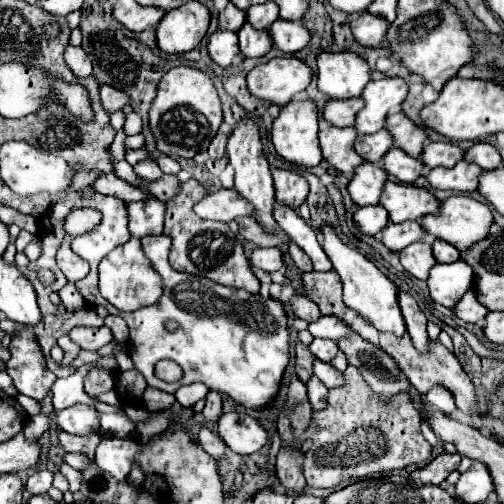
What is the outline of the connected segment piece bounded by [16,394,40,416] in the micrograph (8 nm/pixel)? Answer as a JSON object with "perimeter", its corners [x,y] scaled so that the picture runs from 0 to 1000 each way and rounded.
{"perimeter":[[[36,782],[32,790],[36,790],[36,798],[44,802],[44,810],[48,810],[60,825],[79,821],[79,798],[75,798],[75,794],[63,794],[60,786],[48,786],[48,782]]]}

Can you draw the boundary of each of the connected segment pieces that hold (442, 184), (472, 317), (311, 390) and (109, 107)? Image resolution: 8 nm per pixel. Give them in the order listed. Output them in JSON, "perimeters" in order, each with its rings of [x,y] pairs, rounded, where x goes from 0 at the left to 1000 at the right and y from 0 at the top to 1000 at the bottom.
{"perimeters":[[[[913,317],[901,333],[877,333],[877,329],[857,333],[845,353],[857,365],[857,373],[901,377],[901,381],[940,381],[948,373],[952,345],[956,345],[956,333],[948,333],[948,325]]],[[[933,575],[933,579],[925,579],[925,587],[917,587],[917,595],[905,603],[901,623],[905,623],[913,635],[921,635],[921,639],[952,643],[952,639],[964,631],[968,611],[964,611],[960,603],[952,603],[944,575]]],[[[619,746],[607,766],[611,766],[611,790],[615,790],[619,810],[623,810],[623,813],[647,810],[647,782],[651,782],[651,770],[647,770],[627,746]]],[[[206,167],[198,175],[198,194],[202,194],[202,210],[210,214],[214,226],[222,226],[226,218],[238,218],[250,206],[258,206],[254,187],[246,187],[242,179],[230,179],[226,171],[214,171],[214,167]]]]}

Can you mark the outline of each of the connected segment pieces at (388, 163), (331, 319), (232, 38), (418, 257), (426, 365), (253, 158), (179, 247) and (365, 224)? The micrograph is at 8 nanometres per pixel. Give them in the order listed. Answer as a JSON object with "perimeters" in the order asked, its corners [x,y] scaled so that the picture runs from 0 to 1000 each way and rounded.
{"perimeters":[[[[778,290],[774,302],[762,310],[762,337],[770,345],[786,349],[794,361],[813,361],[817,365],[837,345],[841,325],[837,325],[837,317],[817,313],[802,298]]],[[[639,627],[635,635],[619,639],[619,643],[611,647],[611,655],[615,655],[615,663],[619,663],[623,671],[655,671],[655,675],[663,675],[663,679],[671,679],[679,667],[702,659],[683,635],[675,635],[675,631],[667,631],[667,627]]],[[[440,56],[429,60],[413,79],[413,107],[433,131],[440,135],[456,131],[476,111],[472,67],[460,60],[440,60]]],[[[821,480],[794,500],[794,520],[806,540],[829,556],[849,556],[853,532],[865,524],[853,480]]],[[[754,659],[754,690],[758,690],[766,702],[774,702],[774,706],[790,718],[794,734],[806,742],[806,750],[813,754],[813,762],[817,762],[833,782],[845,782],[861,762],[873,762],[873,766],[881,766],[885,774],[897,778],[909,813],[917,813],[917,817],[929,821],[929,825],[944,825],[940,766],[937,766],[929,742],[921,738],[921,730],[913,726],[909,710],[905,710],[889,690],[881,690],[869,675],[853,675],[845,698],[829,698],[829,694],[821,690],[821,683],[817,683],[810,659],[806,659],[802,667],[794,667],[794,671],[790,671],[786,663],[778,663],[778,659]]],[[[480,234],[468,254],[460,258],[456,274],[452,274],[452,290],[448,290],[448,306],[456,313],[460,333],[468,337],[468,353],[464,353],[464,373],[468,381],[488,393],[492,401],[504,405],[508,425],[504,433],[528,452],[528,456],[544,456],[544,433],[540,433],[540,409],[548,401],[544,393],[544,369],[540,369],[540,345],[536,345],[536,325],[520,302],[520,274],[516,274],[516,254],[500,234]]],[[[385,353],[365,361],[357,369],[357,385],[341,393],[329,405],[329,440],[325,440],[325,464],[341,472],[337,492],[337,528],[353,540],[409,548],[433,563],[460,567],[460,571],[484,571],[500,583],[512,583],[516,560],[500,544],[492,512],[484,508],[484,492],[472,480],[468,464],[452,452],[452,444],[440,440],[417,440],[401,437],[385,425],[385,405],[397,401],[409,389],[409,373],[389,361]]],[[[746,405],[746,409],[718,409],[702,425],[706,448],[722,464],[734,464],[734,468],[750,468],[770,448],[770,437],[774,437],[770,433],[770,421],[754,405]]]]}

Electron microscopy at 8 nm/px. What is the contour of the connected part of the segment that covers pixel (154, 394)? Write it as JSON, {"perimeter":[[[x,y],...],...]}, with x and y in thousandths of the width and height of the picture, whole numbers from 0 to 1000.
{"perimeter":[[[290,770],[286,774],[286,806],[294,813],[317,813],[317,810],[337,810],[345,798],[349,798],[349,786],[345,782],[329,782],[329,778],[317,778],[317,774],[306,774],[306,770]]]}

